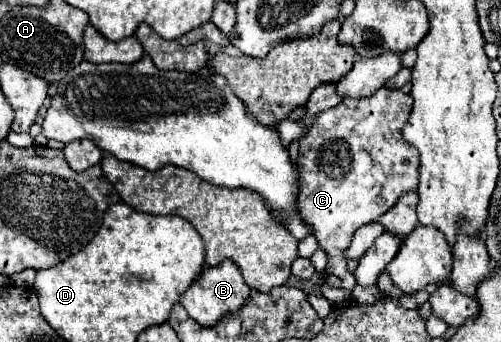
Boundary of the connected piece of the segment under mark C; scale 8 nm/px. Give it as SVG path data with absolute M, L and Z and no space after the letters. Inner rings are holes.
M383 86L367 98L345 98L341 104L323 110L315 116L313 124L299 140L301 150L297 164L301 170L301 216L313 228L313 236L319 240L319 248L323 248L329 254L325 272L339 276L343 280L343 290L347 294L351 294L357 284L353 274L347 272L347 264L341 262L341 250L345 250L349 238L353 238L357 228L377 222L379 216L391 210L405 192L415 192L419 186L419 154L399 136L409 118L411 108L413 98L409 94Z

